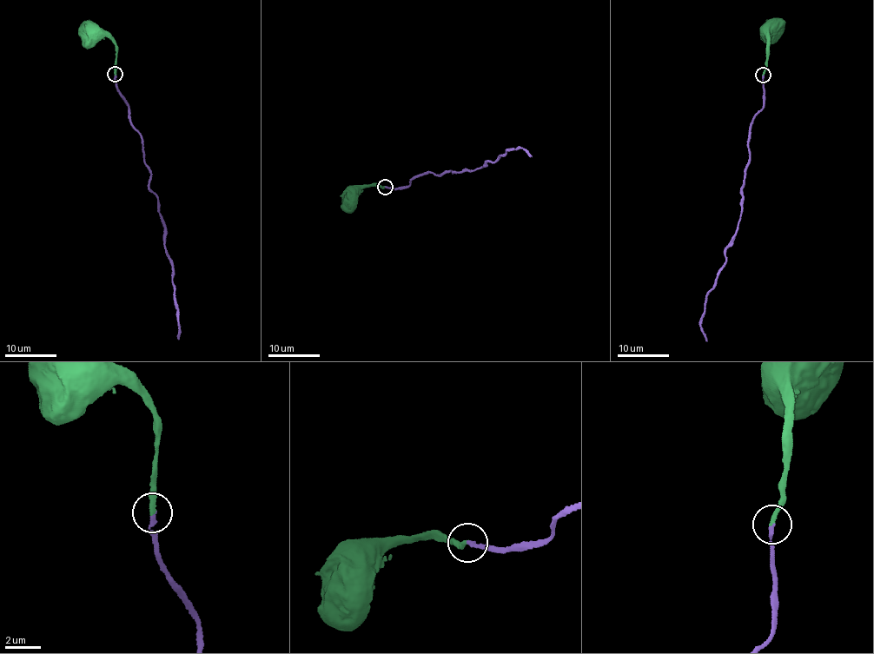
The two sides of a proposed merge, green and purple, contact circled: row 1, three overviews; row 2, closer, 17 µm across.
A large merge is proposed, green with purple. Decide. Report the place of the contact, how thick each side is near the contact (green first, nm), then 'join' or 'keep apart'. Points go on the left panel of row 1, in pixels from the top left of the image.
at (115, 74); 240 nm thick on the green side, 180 nm on the other; join

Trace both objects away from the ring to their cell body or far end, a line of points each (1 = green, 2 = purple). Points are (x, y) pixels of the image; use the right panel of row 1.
1: (763, 75), (769, 33)
2: (763, 75), (764, 99), (748, 143), (741, 214), (706, 297), (701, 331), (707, 340)

